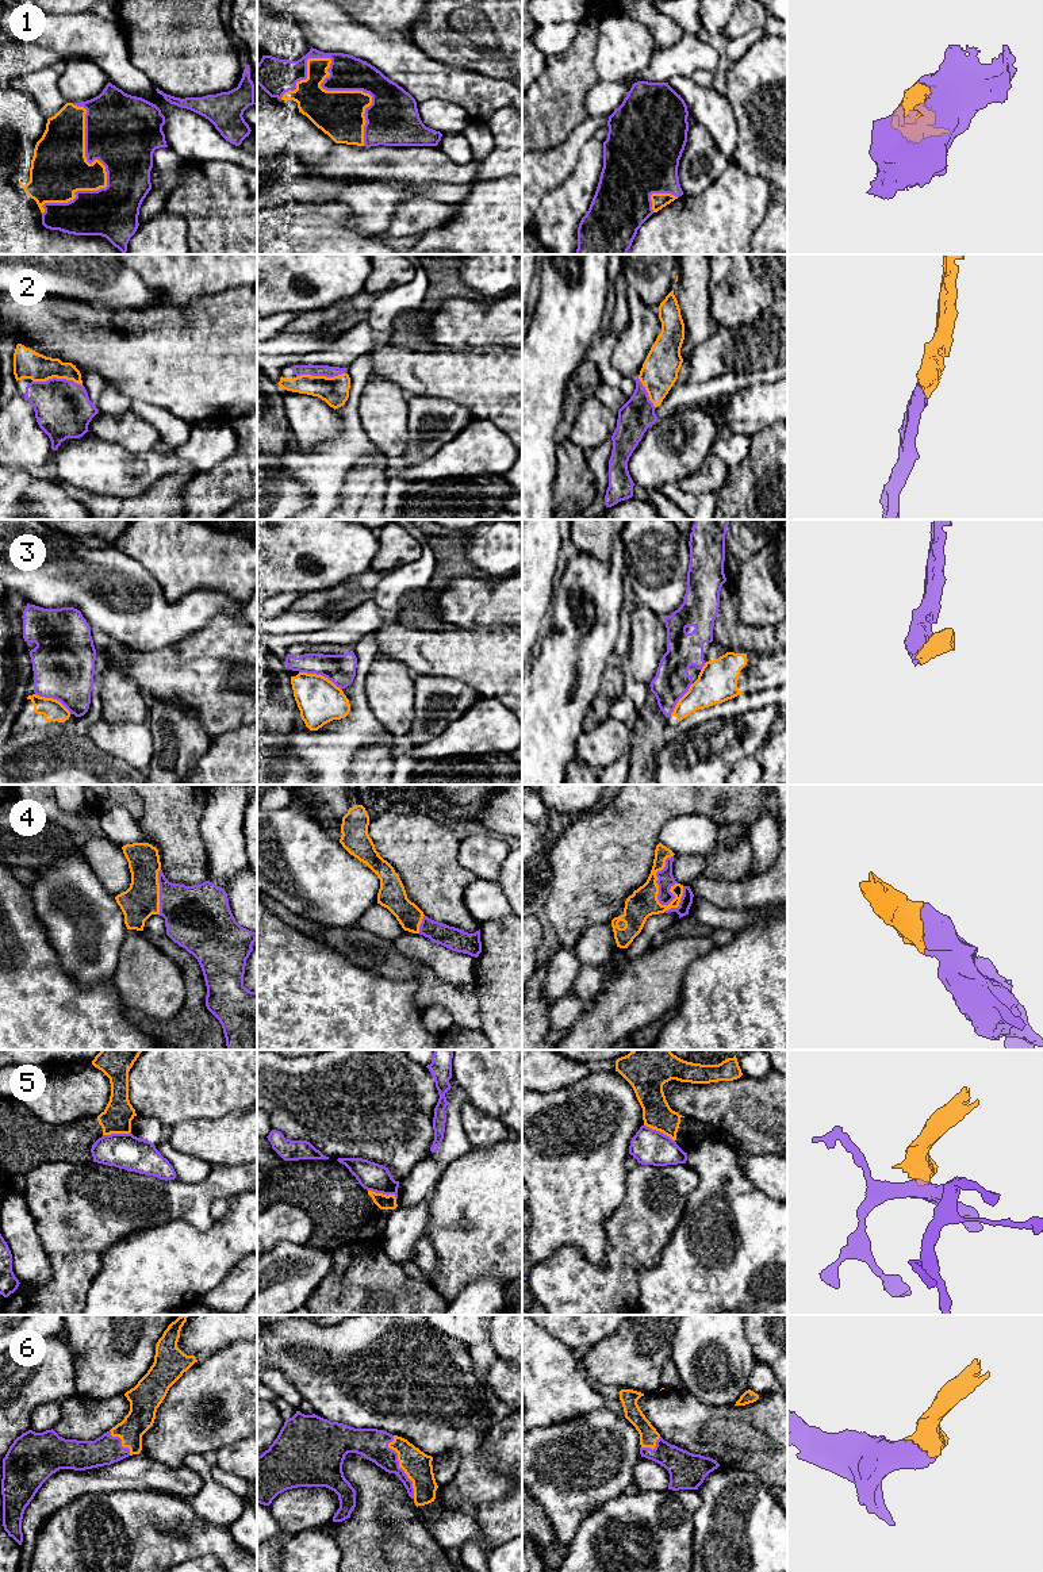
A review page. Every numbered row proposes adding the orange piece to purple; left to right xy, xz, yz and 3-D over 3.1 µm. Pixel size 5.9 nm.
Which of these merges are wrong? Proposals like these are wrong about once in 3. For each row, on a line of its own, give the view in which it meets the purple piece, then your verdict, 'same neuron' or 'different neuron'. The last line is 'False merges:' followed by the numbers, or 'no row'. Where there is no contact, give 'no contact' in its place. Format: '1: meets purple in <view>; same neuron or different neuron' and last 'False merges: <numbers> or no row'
1: meets purple in xz; same neuron
2: meets purple in xy; same neuron
3: meets purple in xz; different neuron
4: meets purple in yz; same neuron
5: meets purple in yz; different neuron
6: meets purple in xz; same neuron
False merges: 3, 5

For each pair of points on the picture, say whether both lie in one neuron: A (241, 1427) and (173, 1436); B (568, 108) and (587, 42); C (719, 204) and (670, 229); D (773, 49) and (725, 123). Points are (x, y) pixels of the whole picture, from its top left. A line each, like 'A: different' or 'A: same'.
A: same
B: same
C: same
D: different

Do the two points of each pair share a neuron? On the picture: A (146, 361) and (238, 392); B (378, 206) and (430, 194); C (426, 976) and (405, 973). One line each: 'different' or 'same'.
A: same
B: same
C: same

